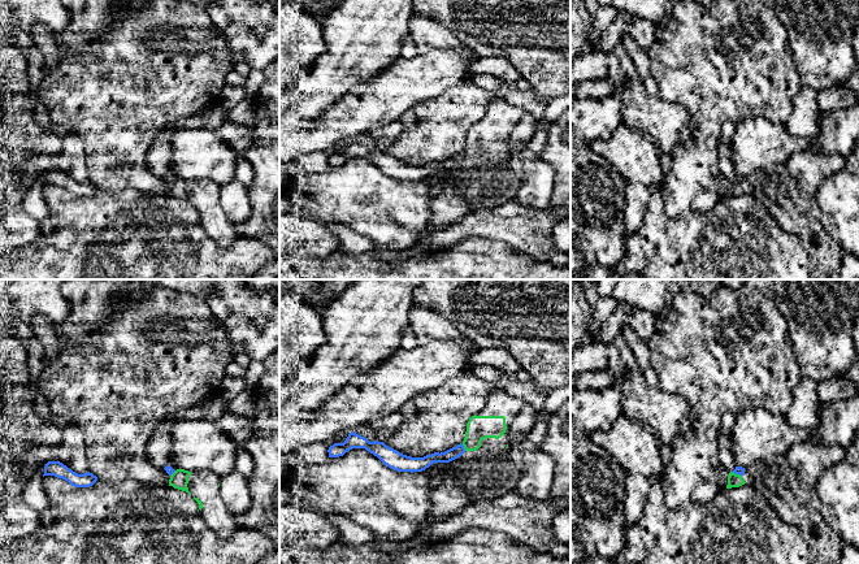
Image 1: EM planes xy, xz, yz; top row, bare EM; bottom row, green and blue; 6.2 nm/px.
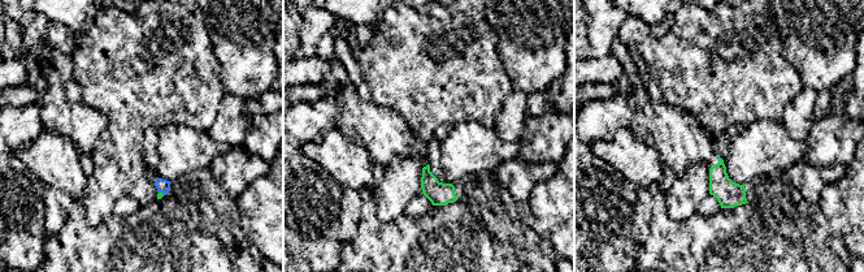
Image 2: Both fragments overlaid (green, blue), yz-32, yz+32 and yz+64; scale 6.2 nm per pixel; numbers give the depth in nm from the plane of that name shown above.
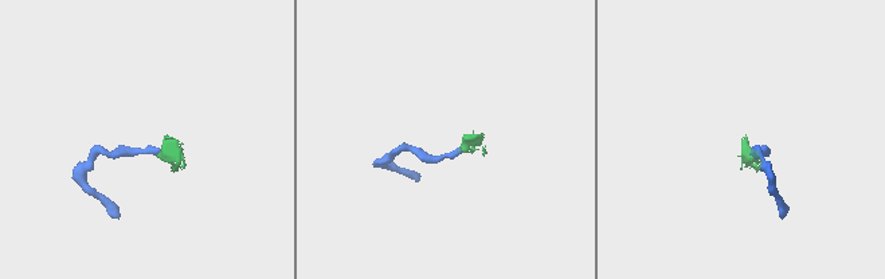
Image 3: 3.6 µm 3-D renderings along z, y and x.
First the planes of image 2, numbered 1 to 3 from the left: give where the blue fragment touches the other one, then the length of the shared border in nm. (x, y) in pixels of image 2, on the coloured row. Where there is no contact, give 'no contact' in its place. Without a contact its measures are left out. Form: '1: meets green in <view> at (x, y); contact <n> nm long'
1: meets green in yz-32 at (161, 193); contact 50 nm long
2: no contact
3: no contact

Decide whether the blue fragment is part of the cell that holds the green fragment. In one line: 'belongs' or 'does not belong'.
does not belong

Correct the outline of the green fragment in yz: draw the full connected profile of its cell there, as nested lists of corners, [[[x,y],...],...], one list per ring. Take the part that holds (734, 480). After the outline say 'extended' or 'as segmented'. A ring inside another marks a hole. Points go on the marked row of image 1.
[[[786,455],[769,456],[745,469],[742,476],[733,472],[728,476],[726,489],[751,483],[772,504],[777,515],[786,522],[798,526],[808,546],[811,564],[840,564],[842,538],[824,521],[821,503],[815,491],[802,482],[801,477],[788,464]]] | extended

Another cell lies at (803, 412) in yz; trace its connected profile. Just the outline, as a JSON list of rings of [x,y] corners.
[[[802,377],[794,390],[791,405],[784,417],[790,426],[812,431],[819,424],[821,405],[817,383]]]

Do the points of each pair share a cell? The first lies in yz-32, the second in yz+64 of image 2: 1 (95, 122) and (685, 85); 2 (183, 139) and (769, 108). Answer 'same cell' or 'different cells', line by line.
1: different cells
2: different cells

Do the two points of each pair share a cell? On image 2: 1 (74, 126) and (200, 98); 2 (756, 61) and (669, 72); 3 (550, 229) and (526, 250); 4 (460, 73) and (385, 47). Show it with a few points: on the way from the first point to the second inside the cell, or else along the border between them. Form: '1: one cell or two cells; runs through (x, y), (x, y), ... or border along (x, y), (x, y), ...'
1: two cells; border along (82, 102), (107, 119), (95, 147)
2: one cell; runs through (734, 70), (691, 70)
3: two cells; border along (529, 208), (534, 217), (535, 232), (560, 258)
4: one cell; runs through (442, 73), (426, 73), (416, 64), (403, 64)

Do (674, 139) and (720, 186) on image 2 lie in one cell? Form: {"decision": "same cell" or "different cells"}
{"decision": "same cell"}

